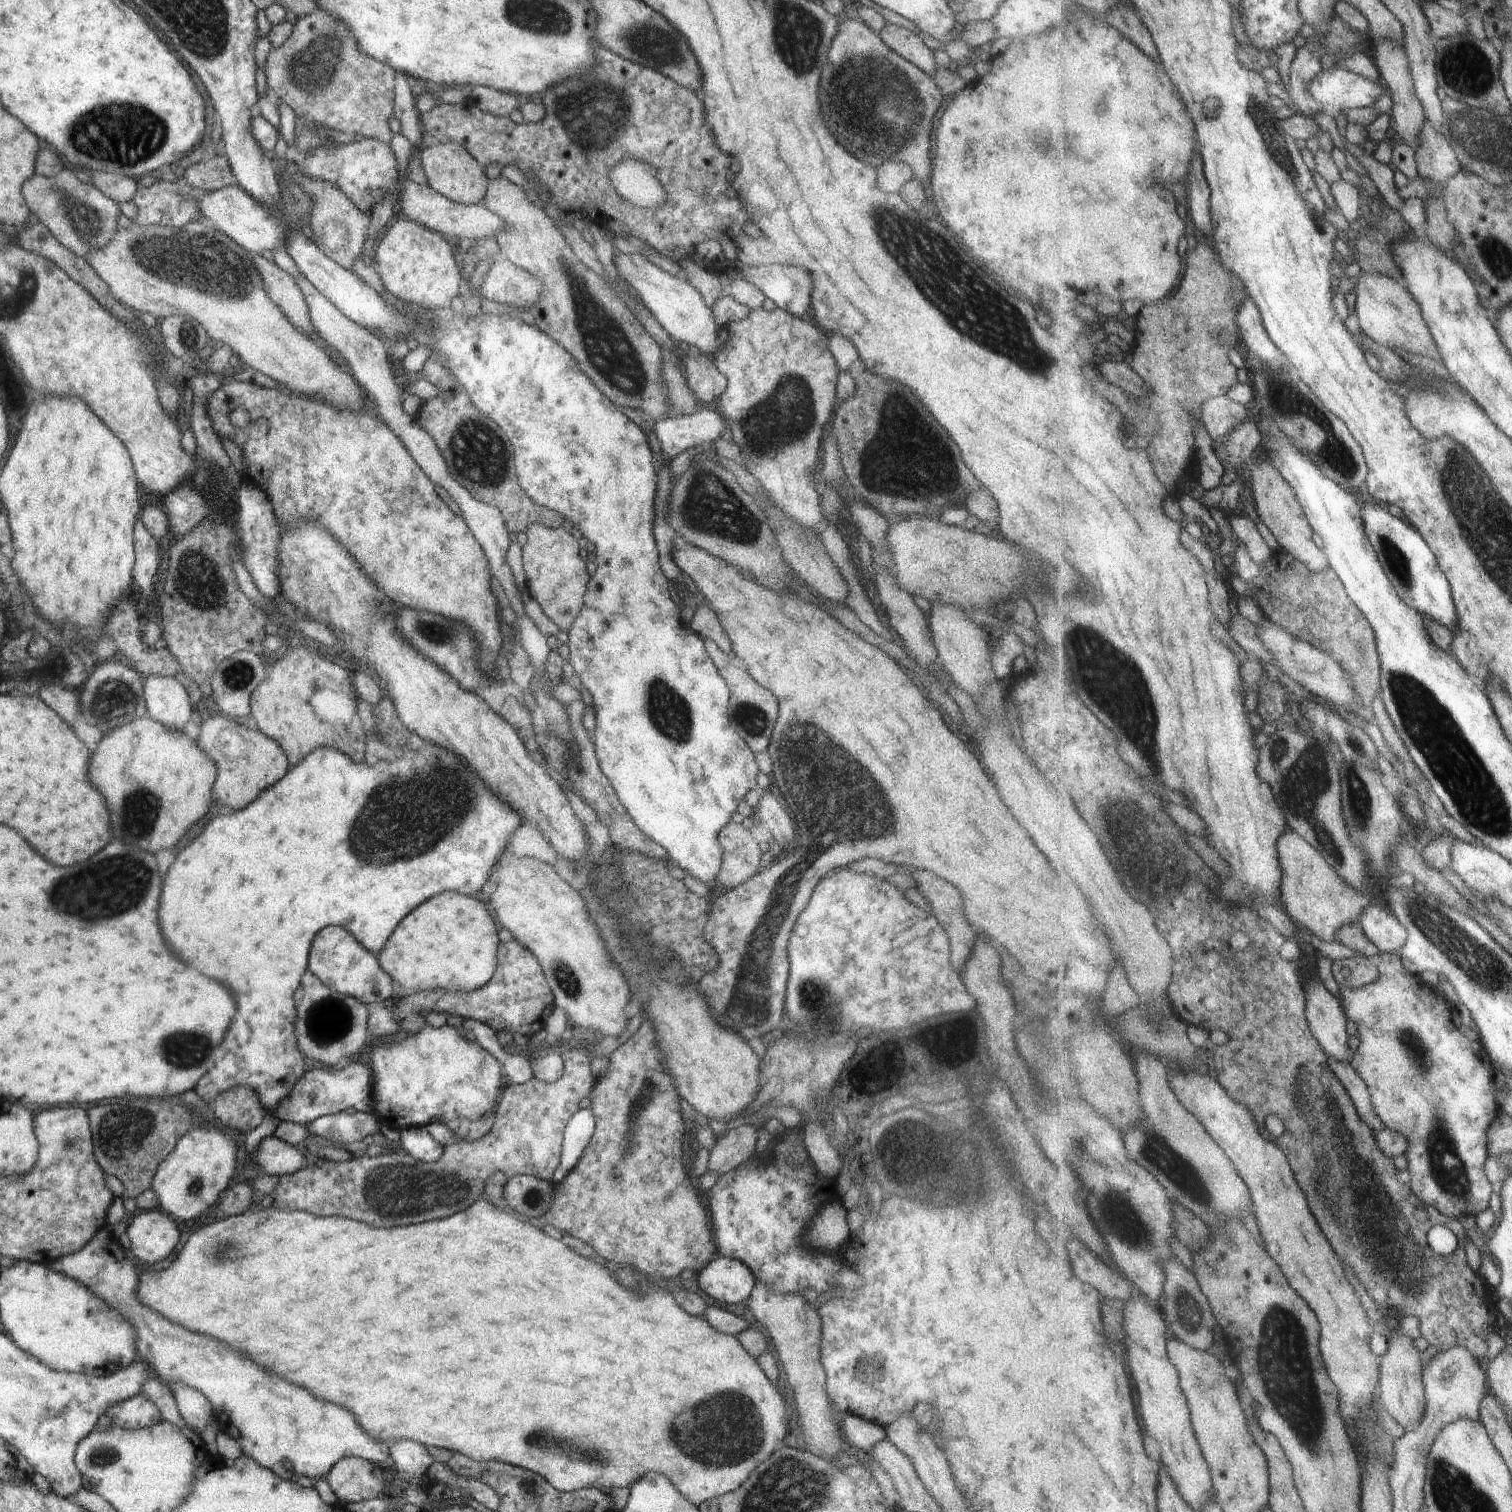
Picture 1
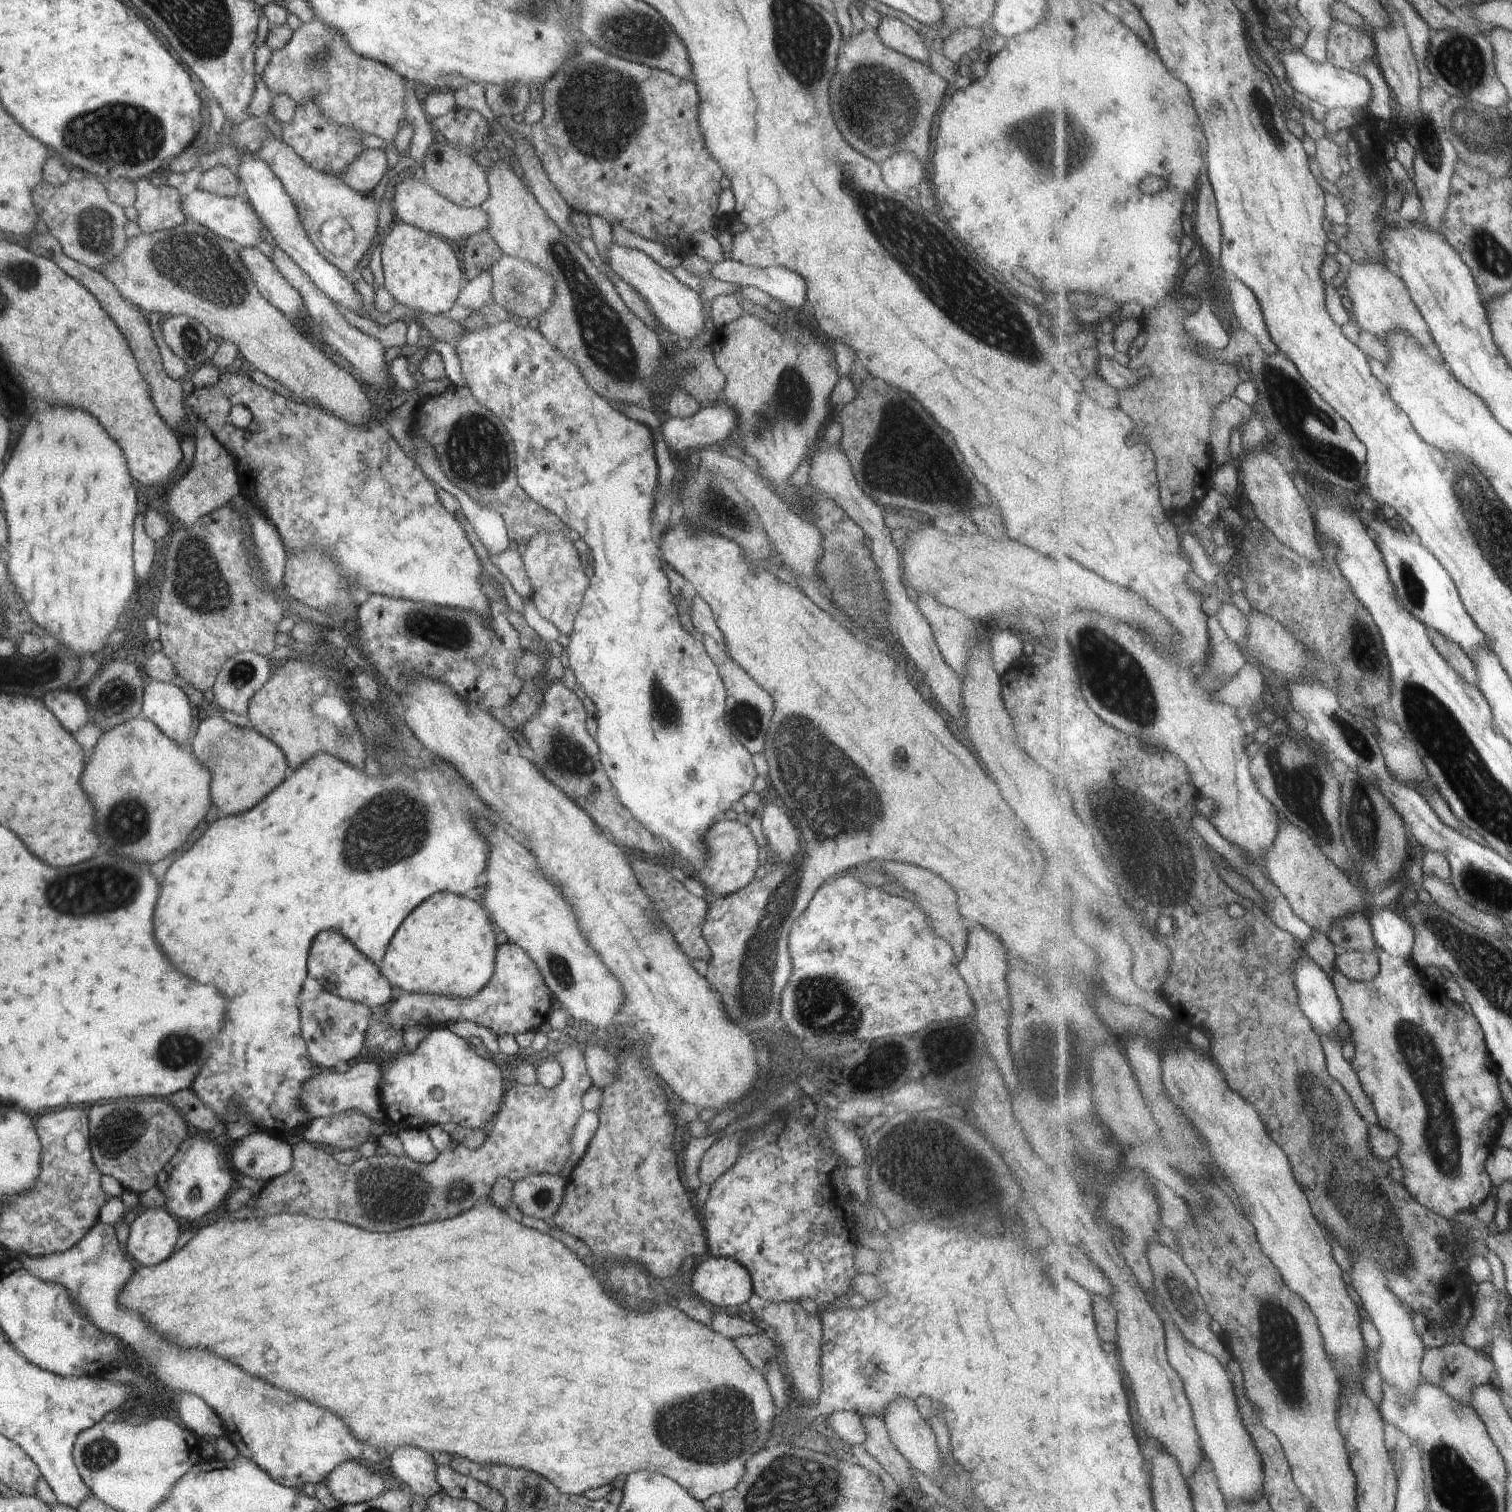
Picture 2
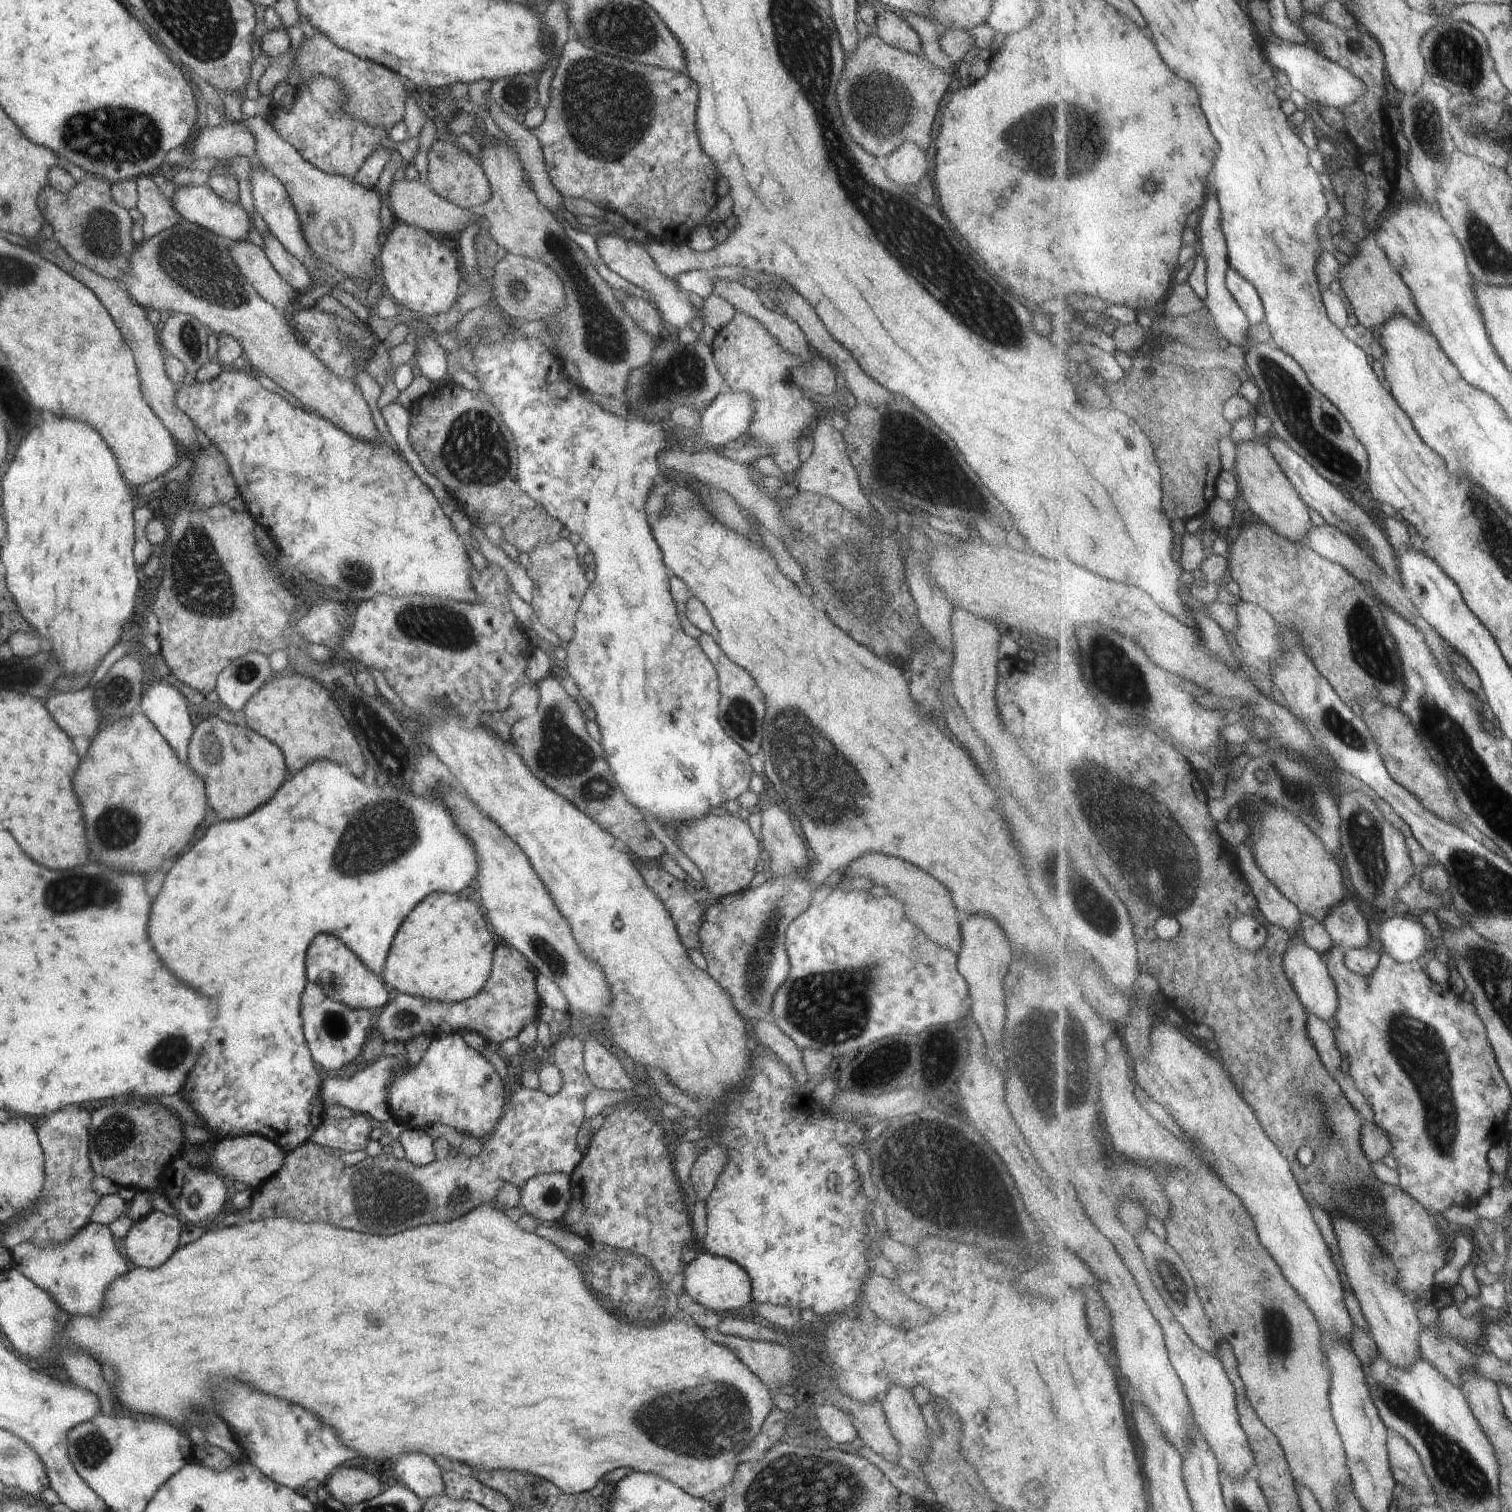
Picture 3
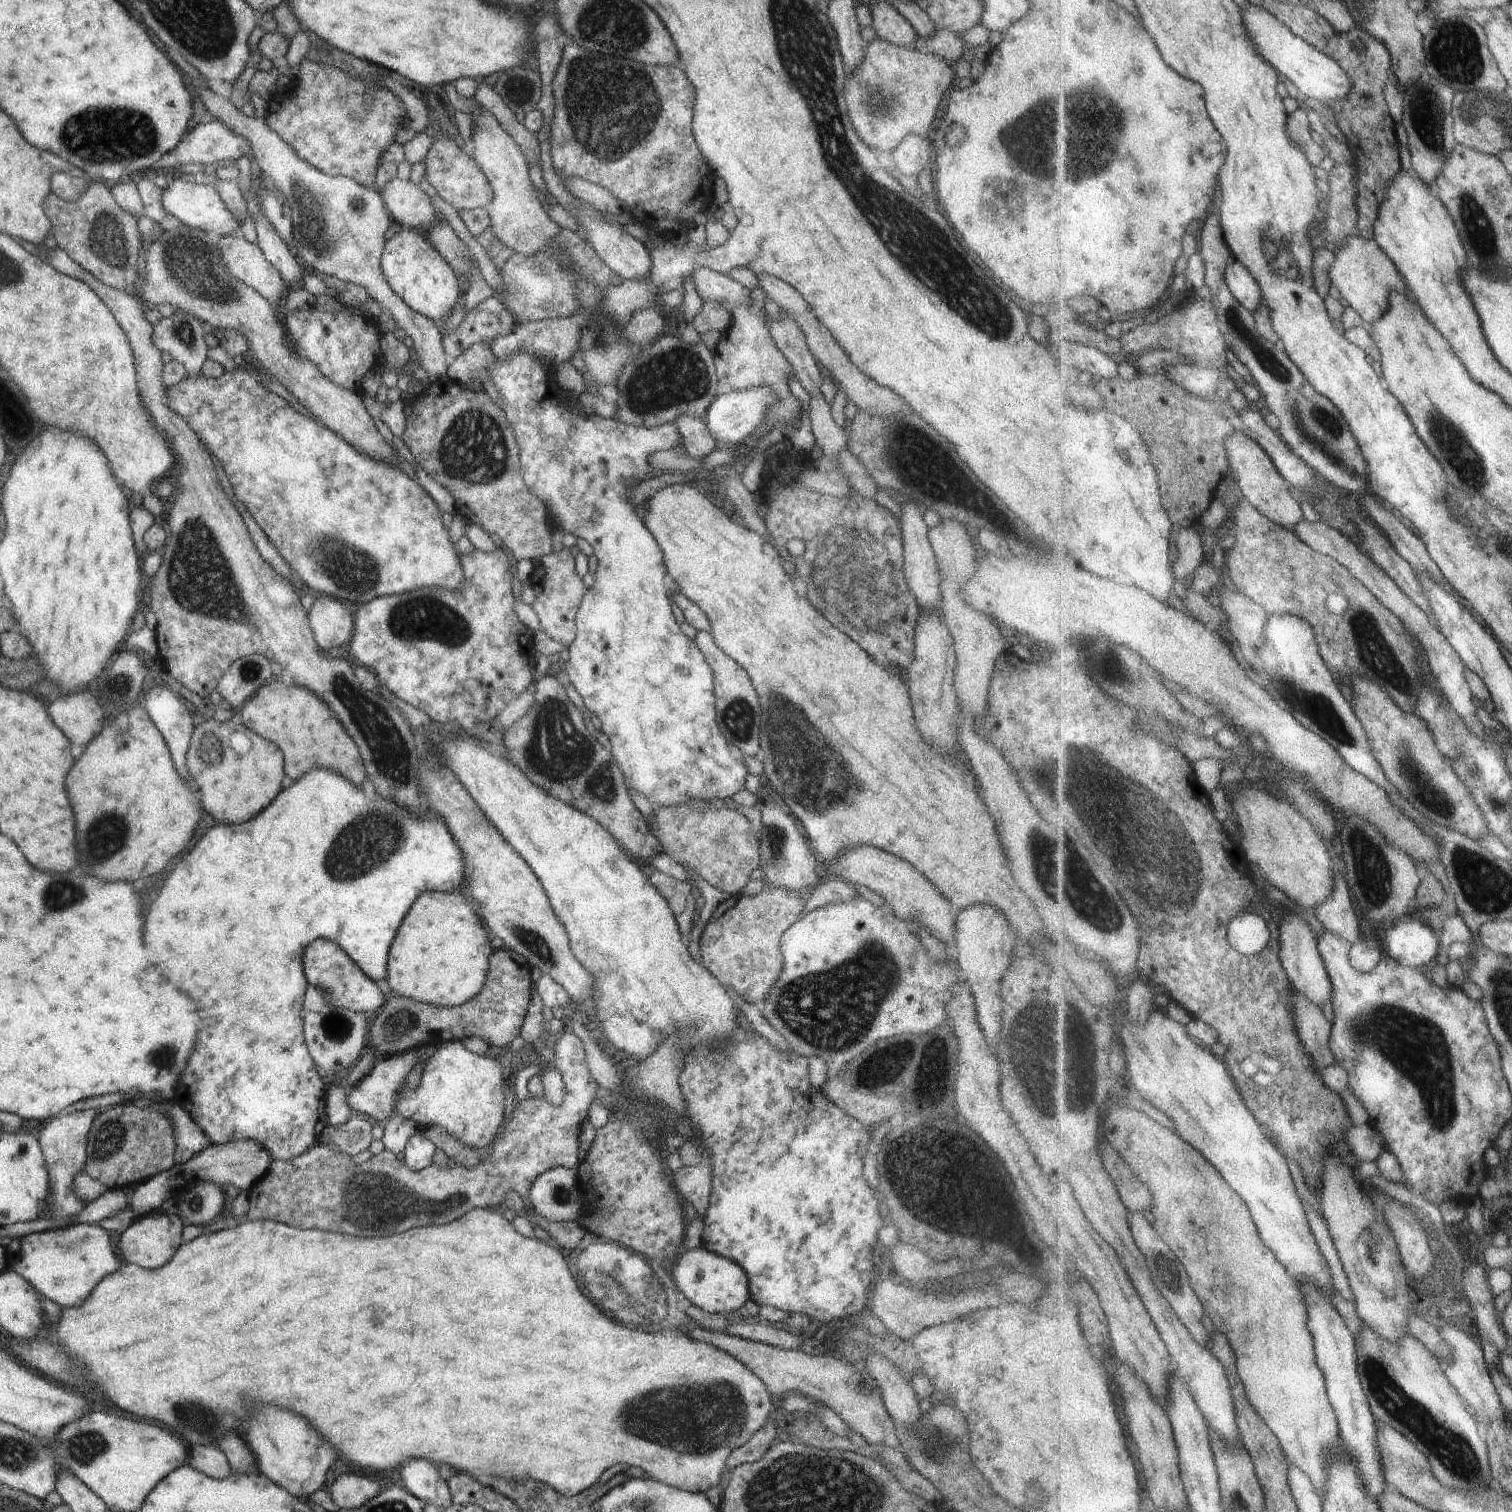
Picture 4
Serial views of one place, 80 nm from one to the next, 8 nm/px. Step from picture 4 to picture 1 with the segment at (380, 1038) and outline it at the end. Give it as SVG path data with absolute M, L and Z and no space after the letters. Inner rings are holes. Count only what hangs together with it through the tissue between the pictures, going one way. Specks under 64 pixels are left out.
M513 939L497 946L497 965L494 974L482 988L467 993L444 989L409 993L398 1003L398 1012L447 1012L463 1019L480 1020L496 1033L506 1030L513 1035L518 1033L531 1037L545 1028L546 1020L552 1014L554 1006L552 991L538 960L525 946Z

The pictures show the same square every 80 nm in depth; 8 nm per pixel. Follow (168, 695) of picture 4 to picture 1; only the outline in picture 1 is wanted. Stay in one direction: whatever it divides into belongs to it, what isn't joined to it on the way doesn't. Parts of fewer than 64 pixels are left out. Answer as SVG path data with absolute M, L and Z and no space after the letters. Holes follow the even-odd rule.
M148 676L146 682L143 683L143 693L148 718L162 723L171 731L181 732L191 727L190 715L195 704L191 702L187 690L175 677Z

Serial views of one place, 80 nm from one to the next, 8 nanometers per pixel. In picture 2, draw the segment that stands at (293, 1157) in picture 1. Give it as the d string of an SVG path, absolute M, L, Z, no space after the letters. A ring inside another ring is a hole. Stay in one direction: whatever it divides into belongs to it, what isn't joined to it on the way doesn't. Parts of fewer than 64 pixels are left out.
M260 1130L242 1132L231 1146L228 1166L267 1182L286 1174L293 1167L292 1145Z

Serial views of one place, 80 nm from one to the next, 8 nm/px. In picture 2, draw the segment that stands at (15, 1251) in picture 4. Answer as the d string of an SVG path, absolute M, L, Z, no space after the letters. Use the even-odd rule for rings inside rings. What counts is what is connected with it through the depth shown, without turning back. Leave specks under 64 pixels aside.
M98 1221L86 1233L86 1236L78 1241L76 1245L61 1253L50 1253L45 1257L31 1257L28 1255L17 1255L16 1260L29 1271L47 1283L61 1284L81 1314L106 1335L113 1335L118 1340L136 1350L144 1361L148 1360L145 1367L152 1368L154 1376L160 1380L162 1386L168 1386L172 1390L181 1392L193 1392L197 1394L206 1404L220 1417L225 1436L239 1450L239 1454L252 1462L255 1462L264 1472L270 1475L279 1485L300 1489L303 1485L322 1483L339 1464L346 1461L366 1460L366 1462L378 1462L388 1457L383 1449L375 1449L366 1443L361 1443L352 1436L351 1430L346 1424L334 1416L328 1410L322 1410L310 1402L304 1402L302 1398L292 1396L290 1392L272 1388L270 1384L242 1372L238 1366L222 1360L214 1353L202 1349L183 1349L177 1345L172 1346L164 1342L136 1311L124 1309L118 1304L118 1291L127 1284L132 1276L132 1266L126 1259L125 1250L121 1248L116 1239L115 1228L112 1225Z

